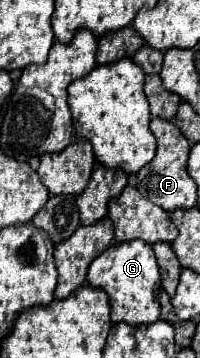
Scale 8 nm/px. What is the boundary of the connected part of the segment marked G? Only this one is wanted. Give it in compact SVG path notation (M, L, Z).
M136 239L132 243L116 243L114 247L108 247L100 259L92 261L86 283L94 289L102 289L110 297L112 323L128 323L138 327L160 321L160 305L156 299L156 291L160 287L160 269L148 243L140 243Z

